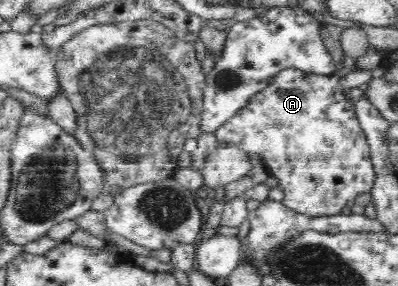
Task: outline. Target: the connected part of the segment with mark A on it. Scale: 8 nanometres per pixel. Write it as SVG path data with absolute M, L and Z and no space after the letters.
M296 68L280 69L279 72L271 75L265 88L252 97L250 103L242 111L236 113L234 117L231 117L215 131L222 148L235 148L246 155L252 155L259 163L262 163L266 171L268 171L268 176L274 177L278 187L284 192L284 200L281 201L282 205L291 209L292 212L300 213L304 216L331 217L341 215L342 211L348 207L348 203L352 203L360 195L372 194L375 189L377 176L373 167L368 138L363 131L363 125L359 122L354 106L345 100L346 89L339 84L338 80L339 78L335 75L316 75L312 72L302 72Z

